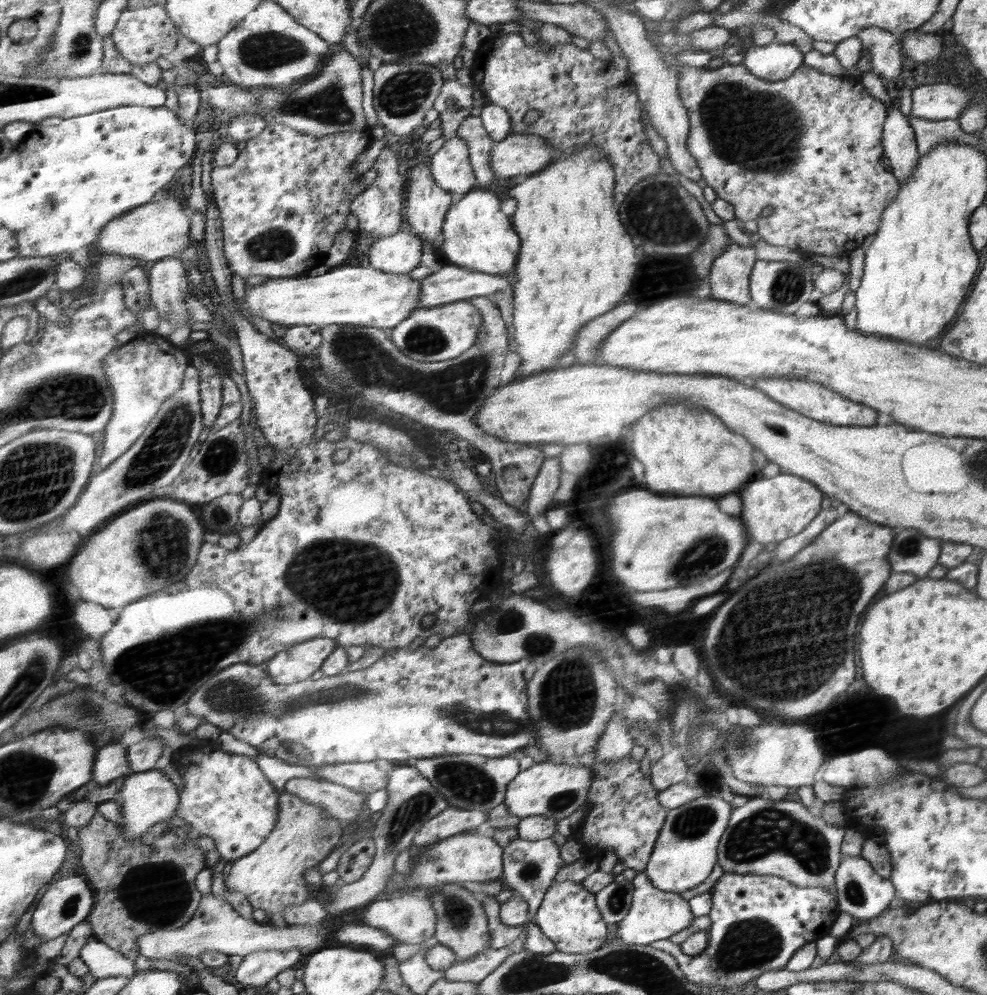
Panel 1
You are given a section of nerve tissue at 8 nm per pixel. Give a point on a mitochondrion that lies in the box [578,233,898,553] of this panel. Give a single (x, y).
(787, 286)

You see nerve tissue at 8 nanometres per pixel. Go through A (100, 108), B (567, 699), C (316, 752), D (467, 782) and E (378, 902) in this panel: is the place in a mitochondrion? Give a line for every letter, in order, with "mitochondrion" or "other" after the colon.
A: other
B: mitochondrion
C: other
D: mitochondrion
E: other

